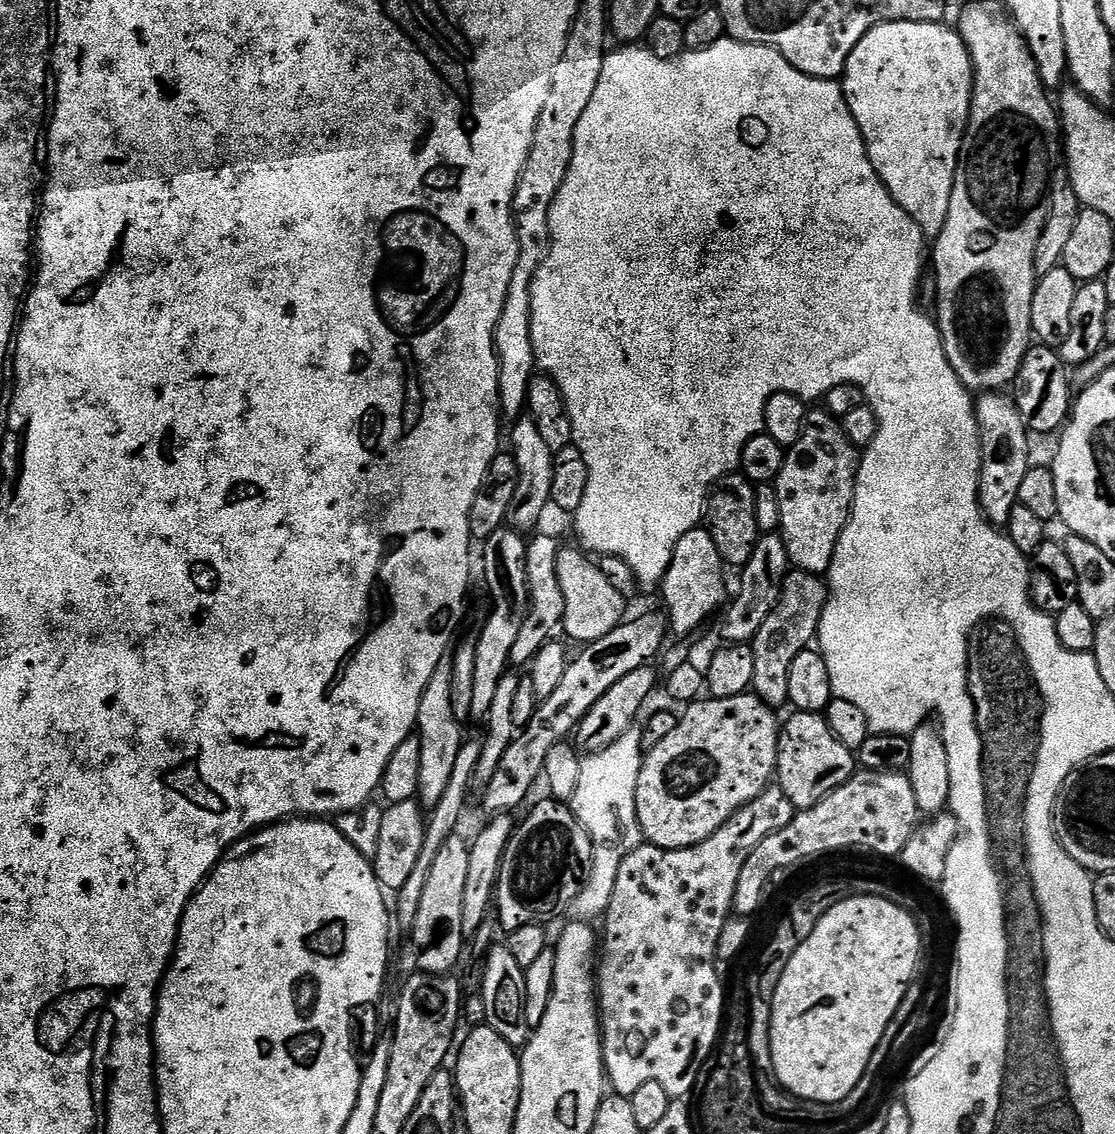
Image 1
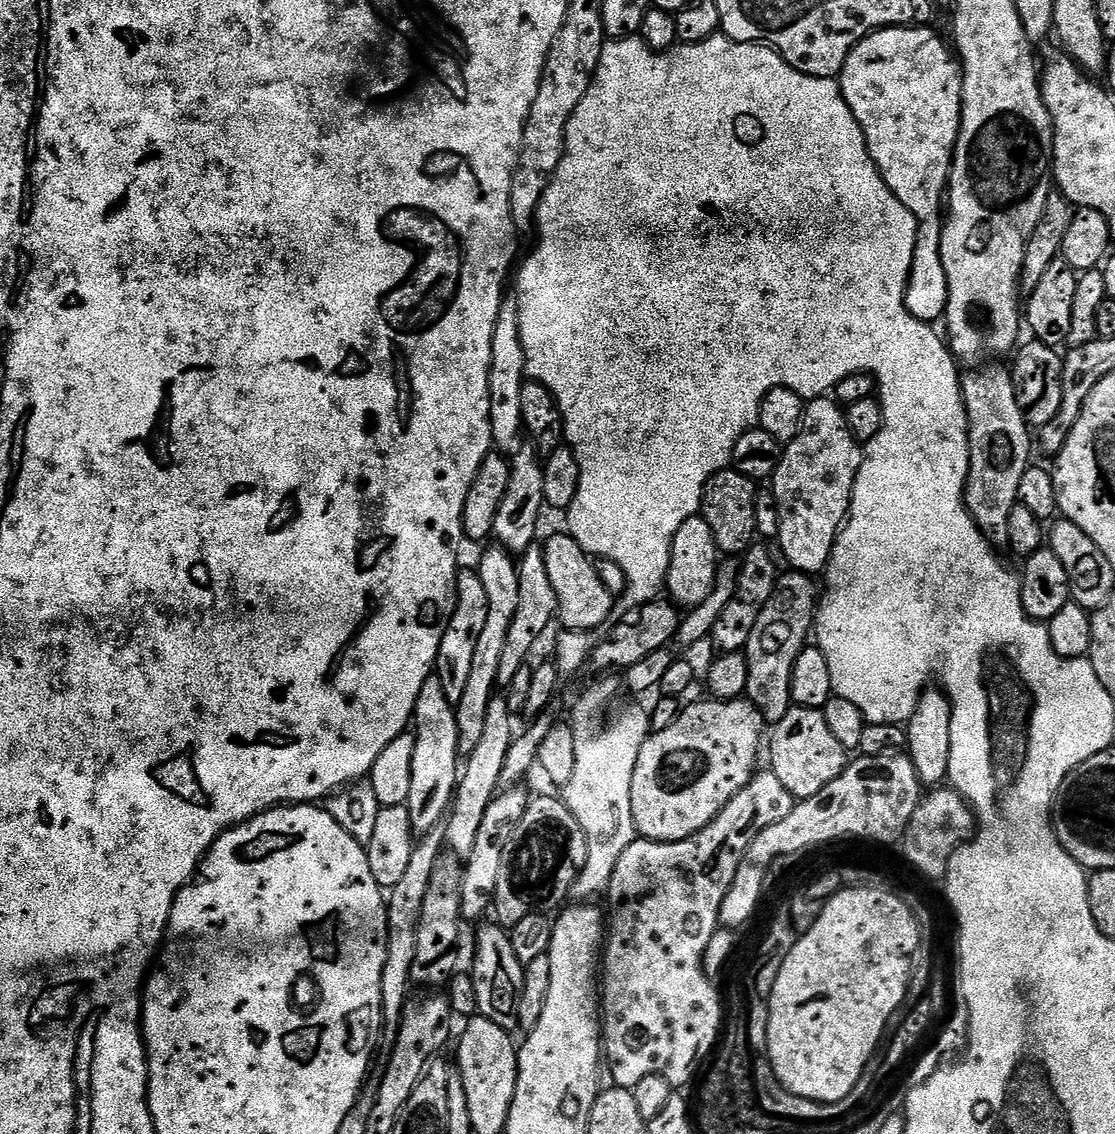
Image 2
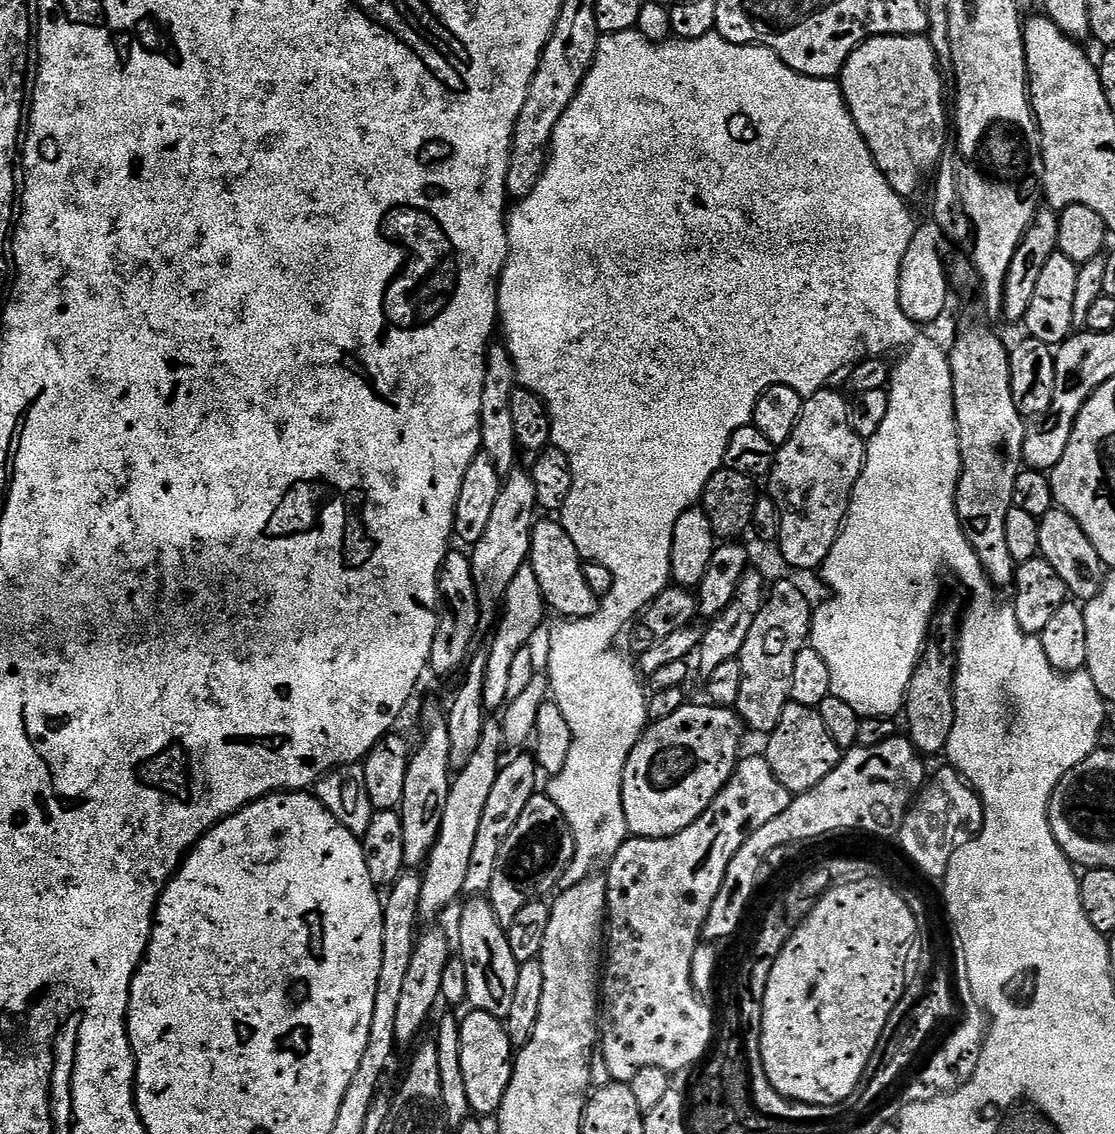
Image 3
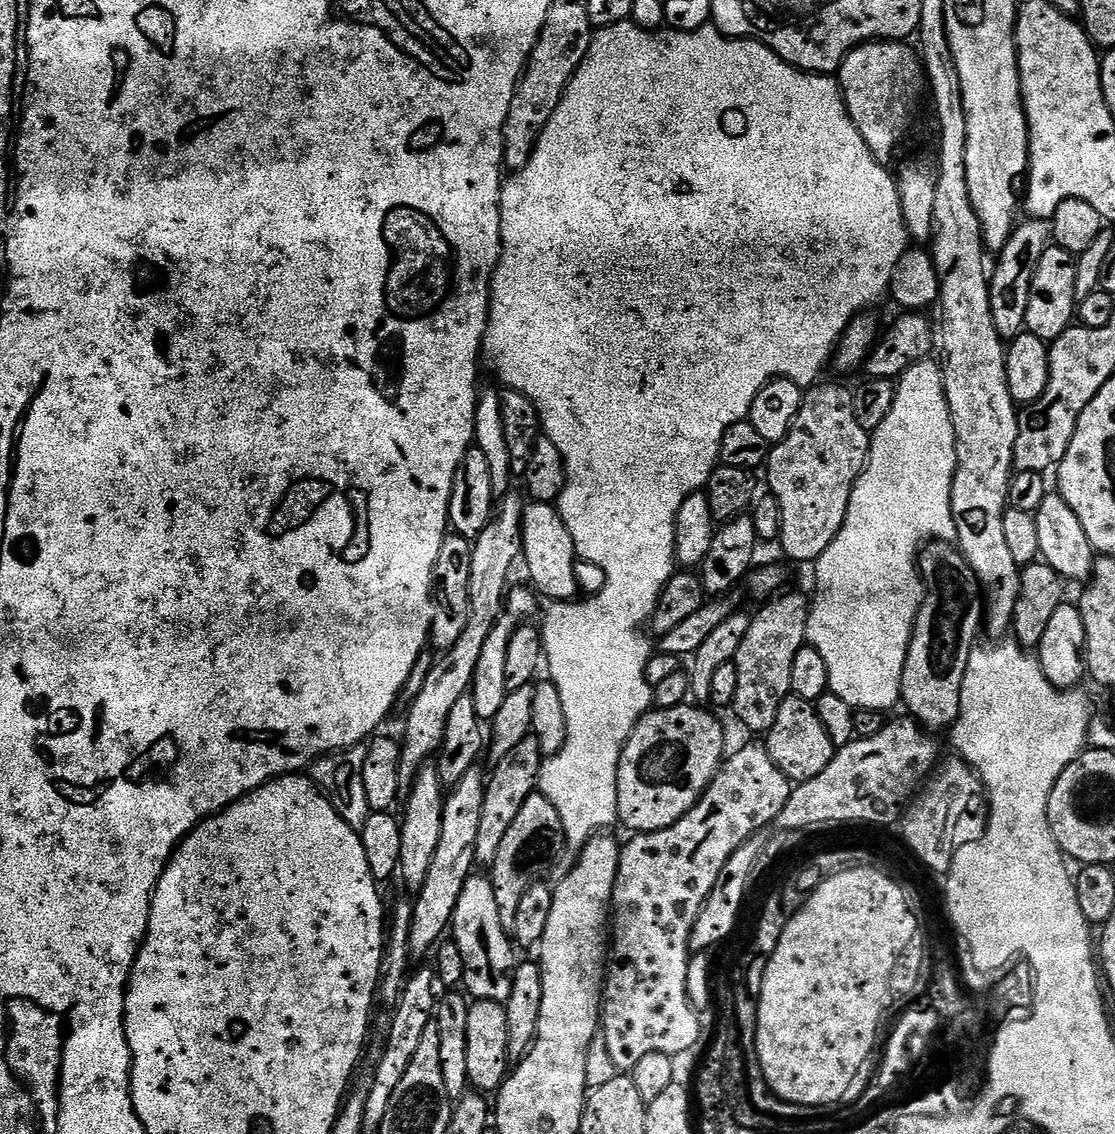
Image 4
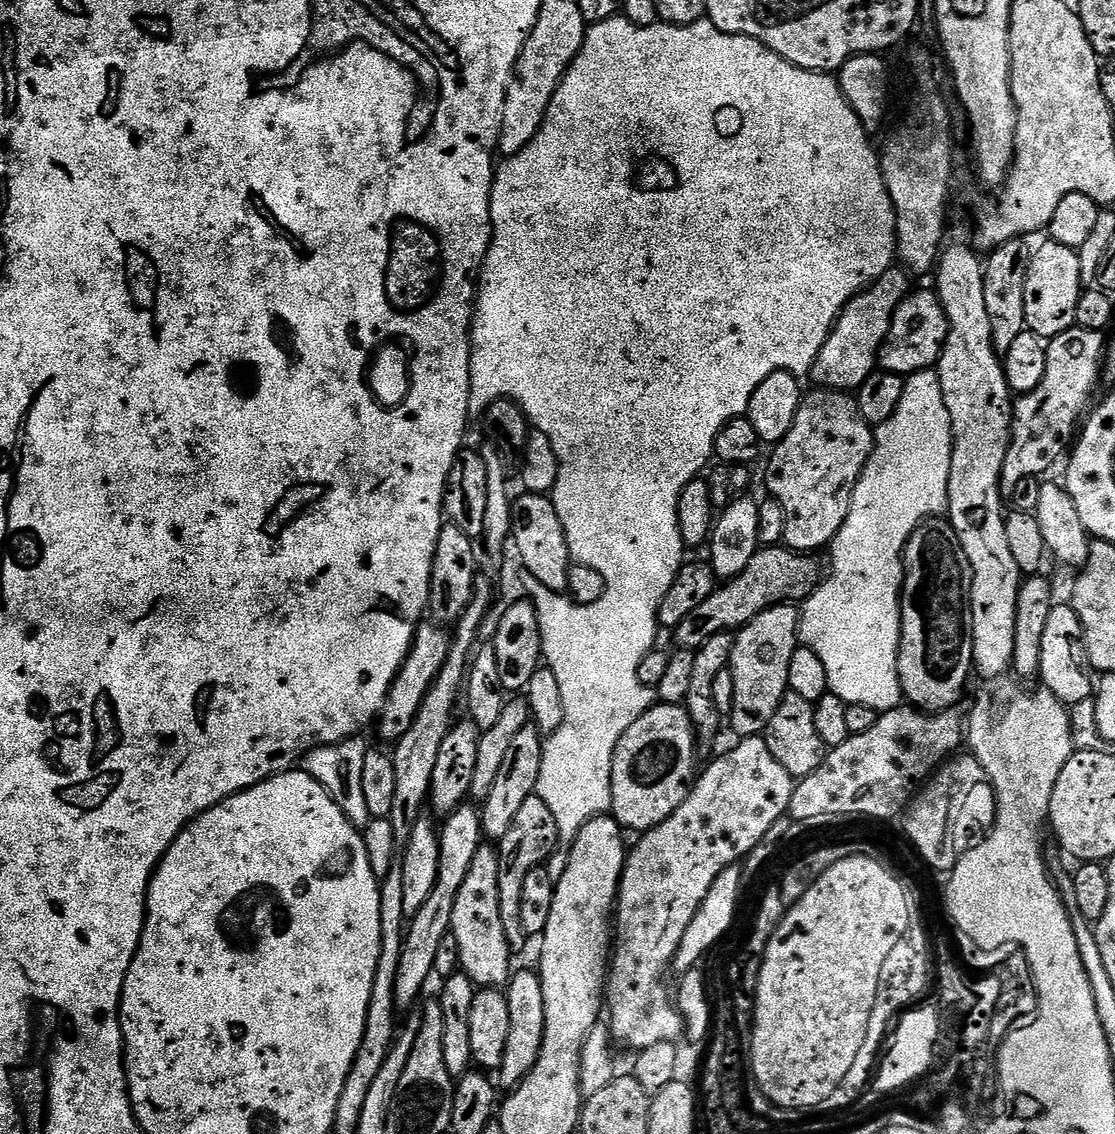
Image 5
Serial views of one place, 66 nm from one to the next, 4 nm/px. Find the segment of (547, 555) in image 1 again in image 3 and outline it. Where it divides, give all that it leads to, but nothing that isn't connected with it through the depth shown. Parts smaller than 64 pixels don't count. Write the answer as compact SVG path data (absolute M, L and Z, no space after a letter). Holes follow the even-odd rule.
M526 563L522 566L522 570L518 570L518 574L514 574L510 586L506 586L502 611L494 628L496 637L492 640L492 648L487 649L488 673L484 691L489 697L506 697L506 686L510 686L510 662L518 658L518 650L533 643L532 635L539 630L540 623L544 620L544 612L546 613L546 605L540 580L534 575L531 563Z

